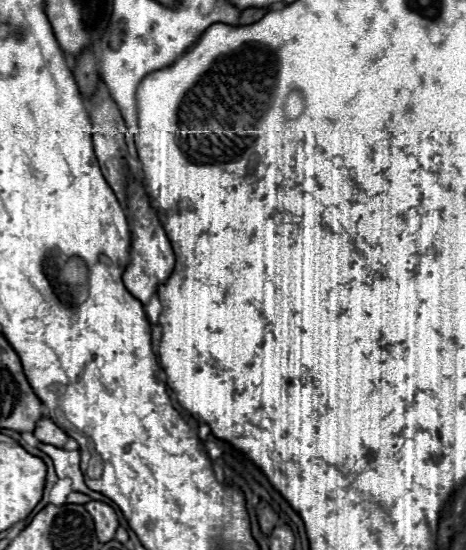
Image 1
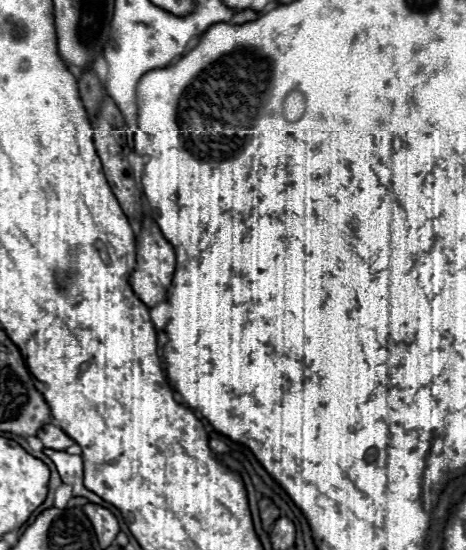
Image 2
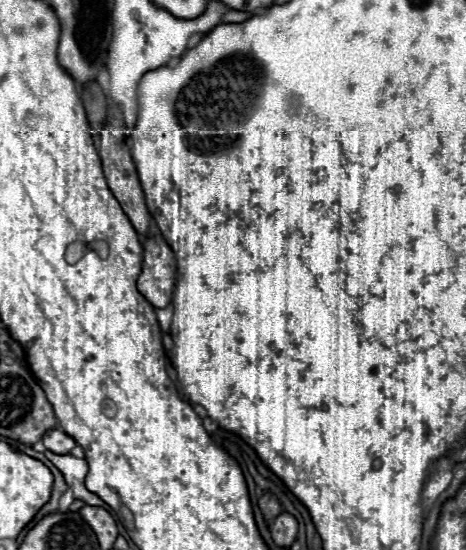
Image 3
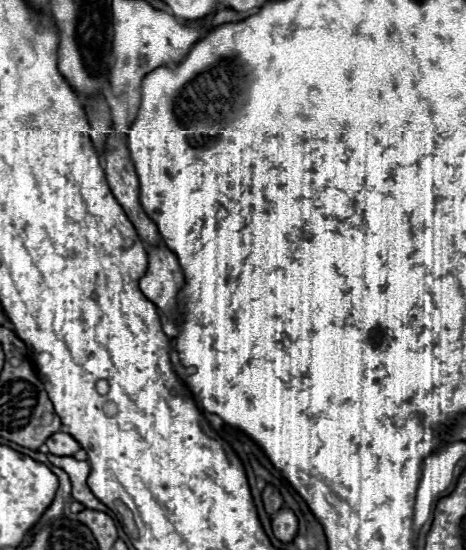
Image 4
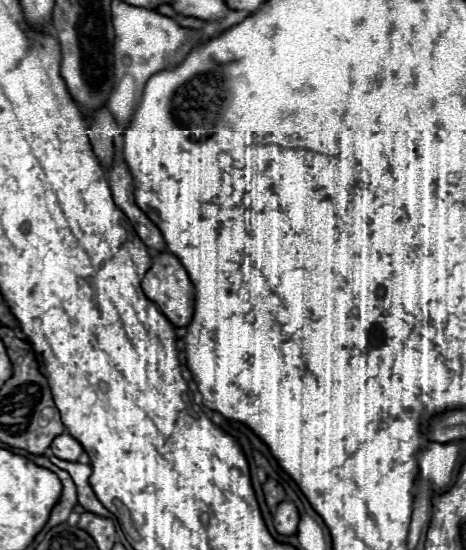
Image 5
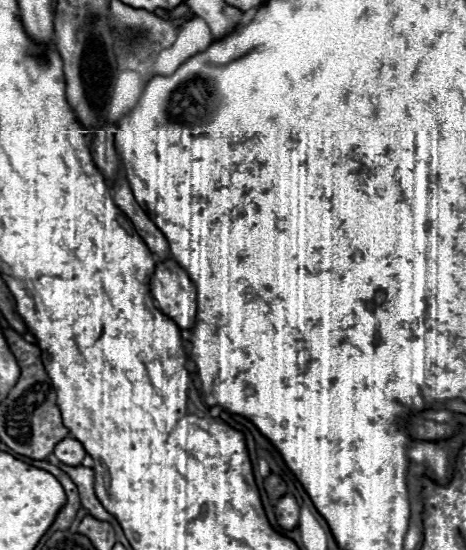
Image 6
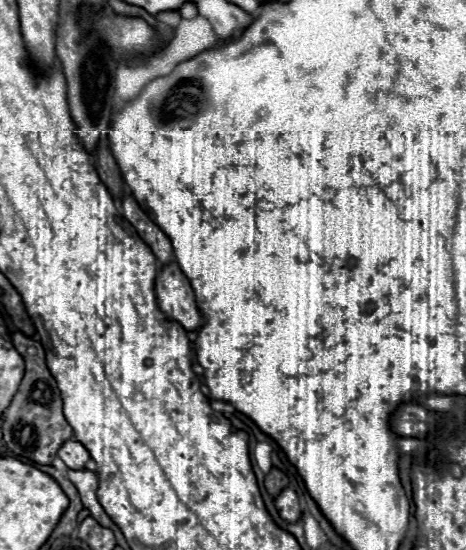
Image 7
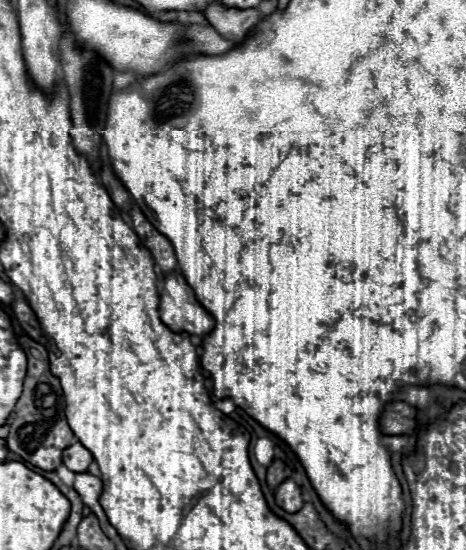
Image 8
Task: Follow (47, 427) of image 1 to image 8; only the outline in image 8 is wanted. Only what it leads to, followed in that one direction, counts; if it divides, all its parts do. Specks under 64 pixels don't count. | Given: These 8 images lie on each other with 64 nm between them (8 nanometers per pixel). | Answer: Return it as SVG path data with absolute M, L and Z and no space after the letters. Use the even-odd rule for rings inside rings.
M72 444L62 452L62 462L72 470L72 472L86 472L88 464L92 462L92 454L80 444Z

